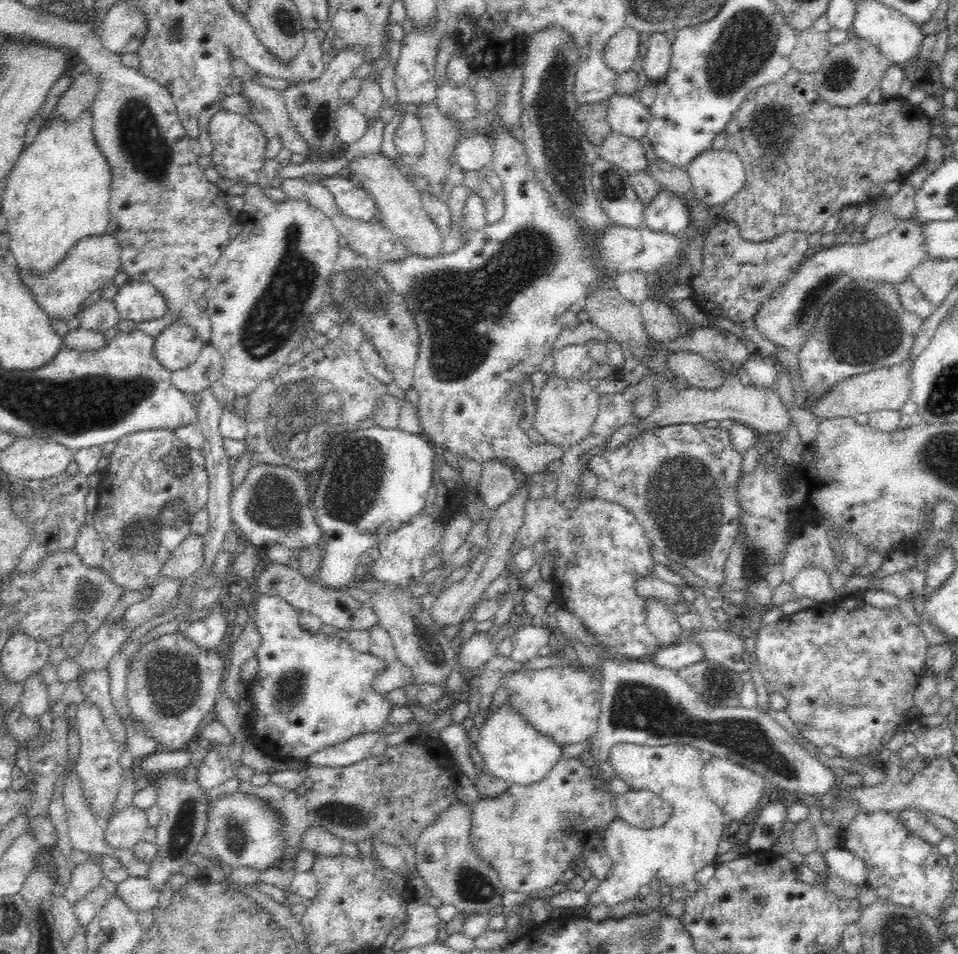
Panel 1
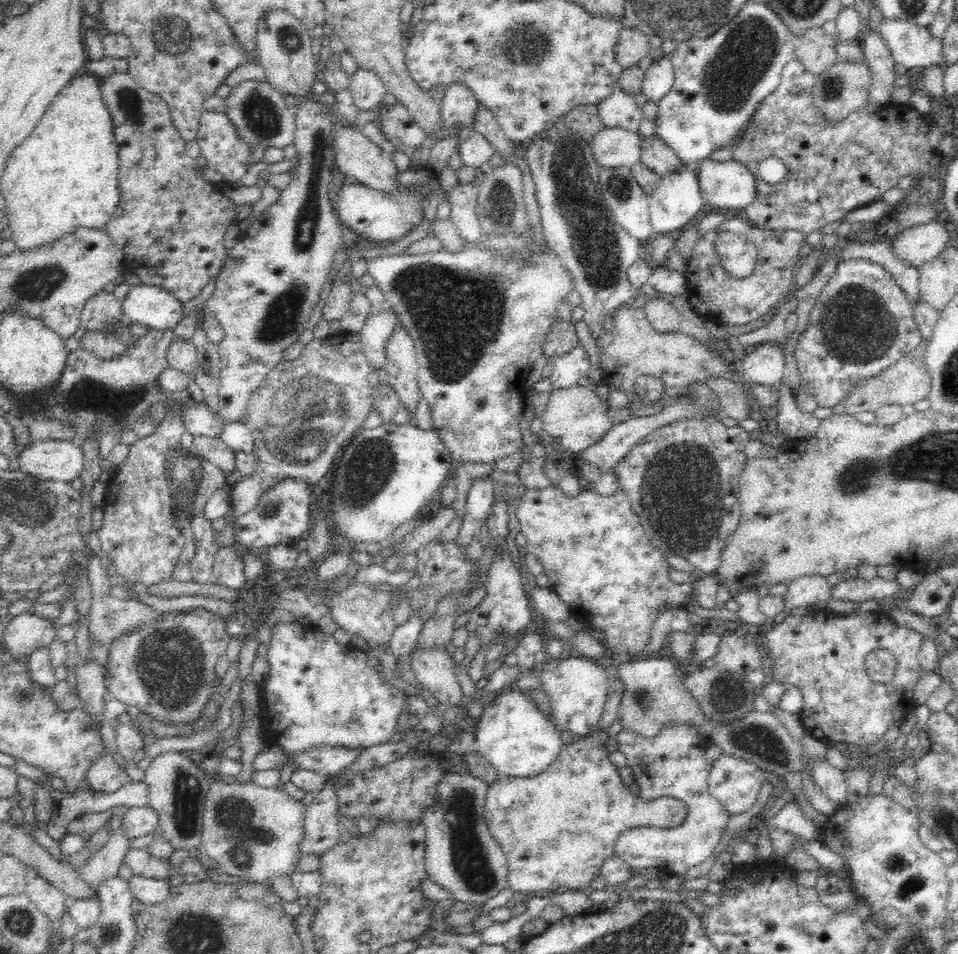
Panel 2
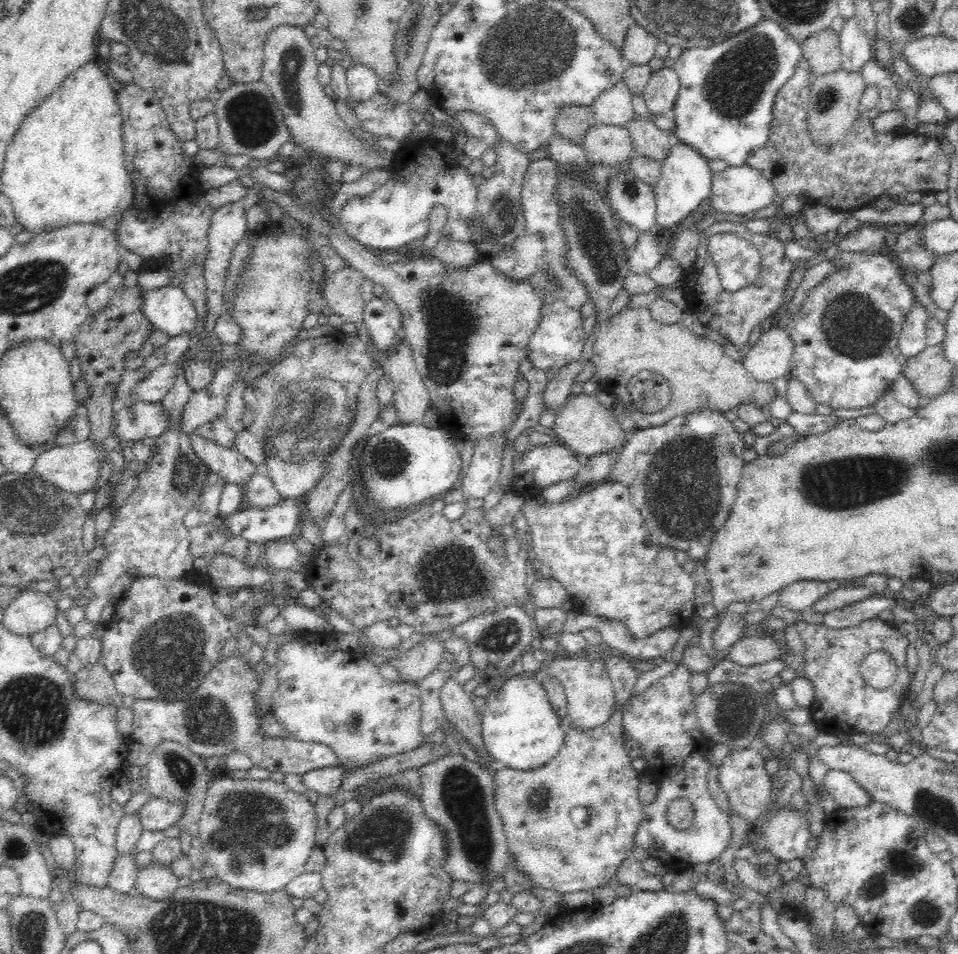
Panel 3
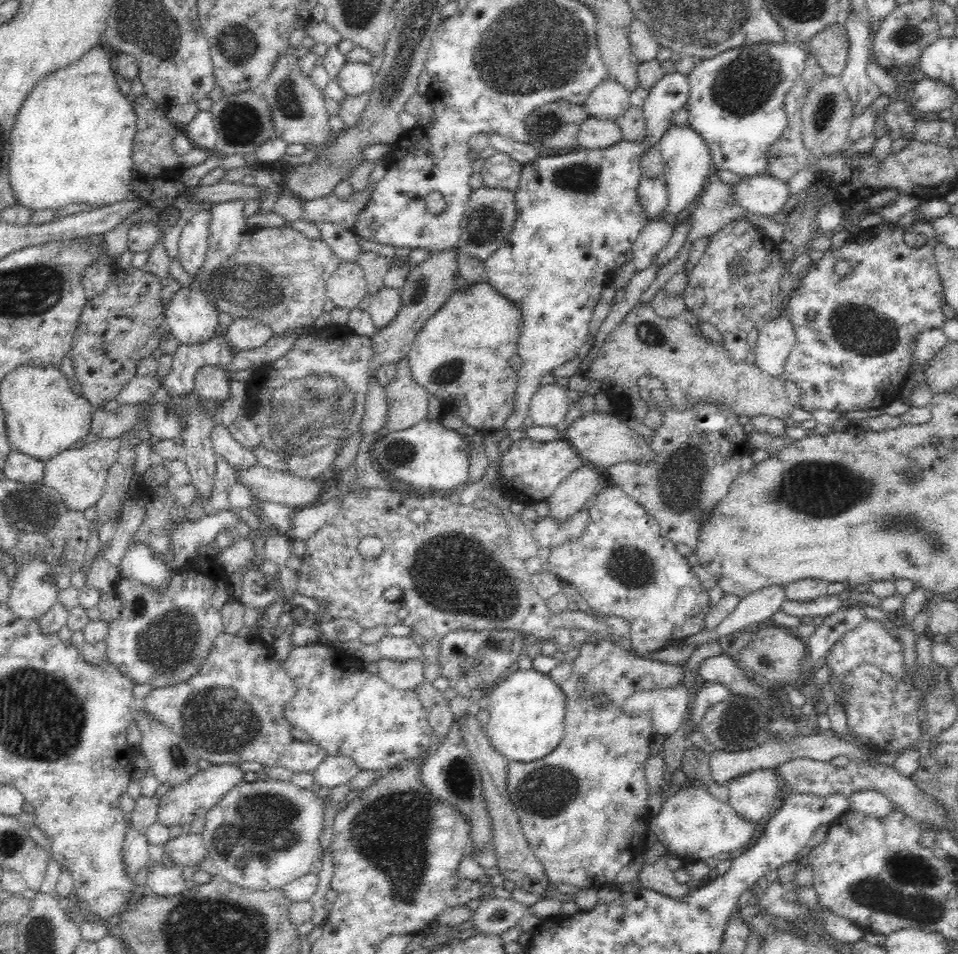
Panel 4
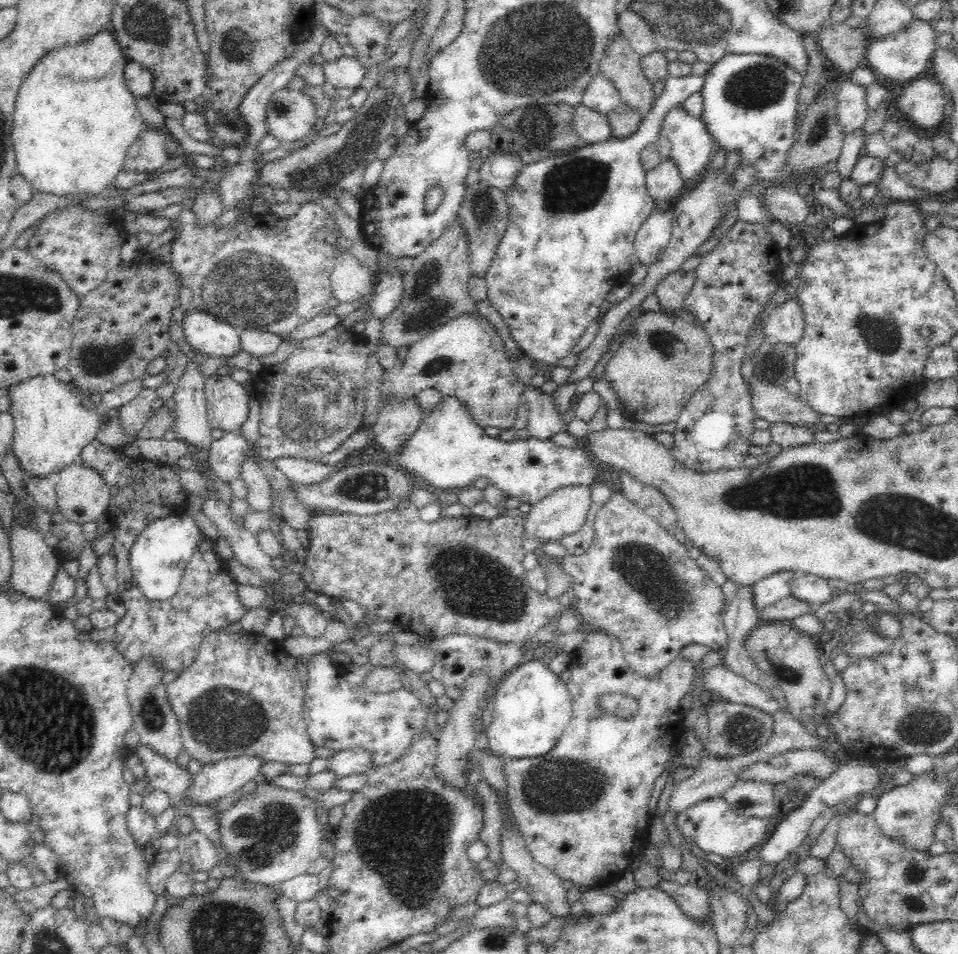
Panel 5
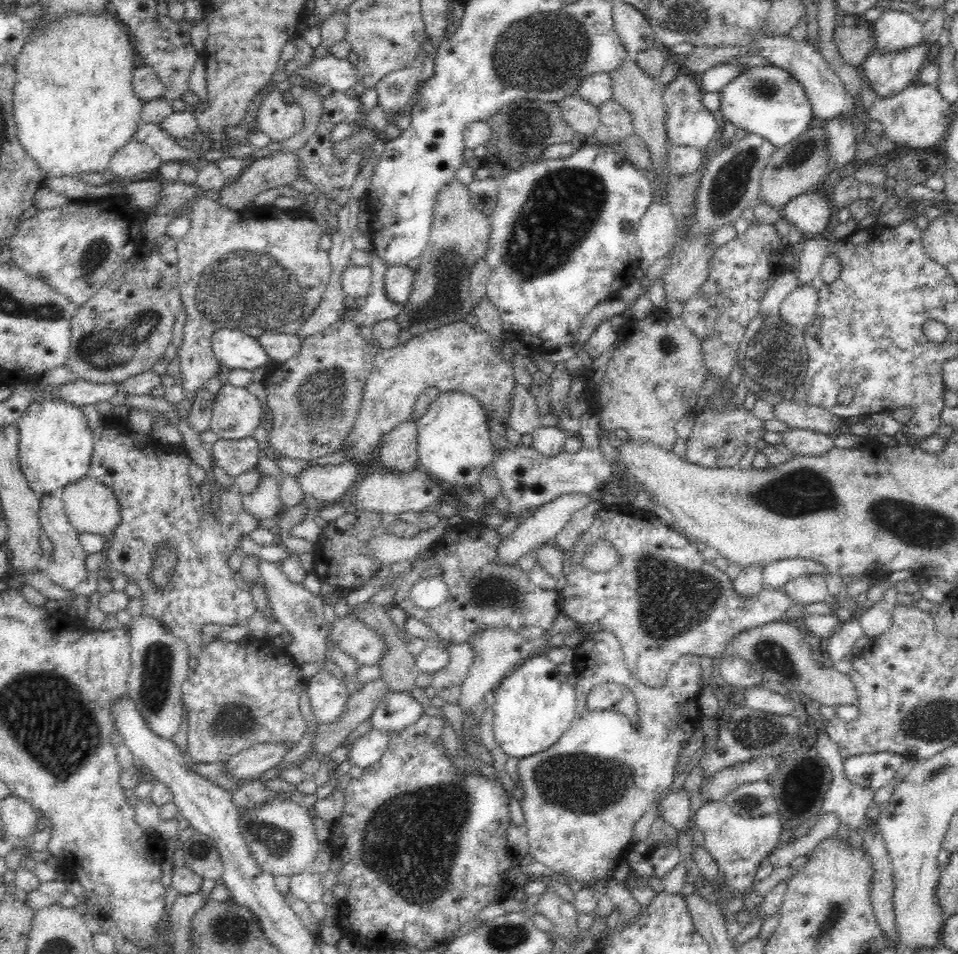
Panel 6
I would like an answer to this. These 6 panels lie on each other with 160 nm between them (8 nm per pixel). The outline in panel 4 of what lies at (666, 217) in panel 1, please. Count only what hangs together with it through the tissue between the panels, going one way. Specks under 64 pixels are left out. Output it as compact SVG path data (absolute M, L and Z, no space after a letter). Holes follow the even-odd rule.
M688 124L681 126L670 125L657 146L661 149L663 180L666 182L668 192L665 210L668 215L676 217L704 192L704 188L714 171L710 151L704 139Z

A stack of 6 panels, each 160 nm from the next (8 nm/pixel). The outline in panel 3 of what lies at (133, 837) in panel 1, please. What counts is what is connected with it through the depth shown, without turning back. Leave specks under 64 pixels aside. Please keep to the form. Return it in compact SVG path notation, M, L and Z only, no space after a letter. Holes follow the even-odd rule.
M150 799L135 813L144 831L163 831L169 826L176 825L182 816L184 805L180 801L165 801Z

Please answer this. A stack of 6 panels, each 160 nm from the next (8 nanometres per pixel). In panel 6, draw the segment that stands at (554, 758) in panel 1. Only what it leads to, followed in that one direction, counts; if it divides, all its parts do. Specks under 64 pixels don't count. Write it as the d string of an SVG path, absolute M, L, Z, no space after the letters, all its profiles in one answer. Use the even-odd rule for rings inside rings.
M535 653L523 661L500 682L493 693L496 701L490 710L494 715L495 746L507 756L521 759L550 748L570 728L575 718L577 698L574 686L544 653Z

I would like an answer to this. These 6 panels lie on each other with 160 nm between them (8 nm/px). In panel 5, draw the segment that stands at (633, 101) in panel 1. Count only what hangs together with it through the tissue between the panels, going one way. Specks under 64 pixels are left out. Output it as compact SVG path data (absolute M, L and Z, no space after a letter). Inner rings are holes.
M599 72L586 87L581 104L593 111L608 114L623 102L614 83Z

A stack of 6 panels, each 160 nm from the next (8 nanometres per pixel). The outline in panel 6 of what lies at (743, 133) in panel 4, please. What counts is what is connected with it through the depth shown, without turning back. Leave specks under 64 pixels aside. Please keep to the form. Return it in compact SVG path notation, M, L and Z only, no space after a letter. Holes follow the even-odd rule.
M774 64L744 66L734 80L724 84L716 92L719 95L717 111L721 113L724 122L731 123L747 134L768 139L768 142L774 145L774 150L796 140L815 120L810 101L800 81Z

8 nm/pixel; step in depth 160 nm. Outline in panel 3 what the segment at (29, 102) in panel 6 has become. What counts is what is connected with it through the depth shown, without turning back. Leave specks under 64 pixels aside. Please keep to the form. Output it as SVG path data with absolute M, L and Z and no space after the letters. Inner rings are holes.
M98 59L88 61L84 66L77 68L62 84L46 99L44 104L40 104L40 108L36 108L34 112L29 112L29 115L23 120L23 123L18 128L16 136L12 138L8 152L5 156L5 164L1 175L2 193L4 194L13 207L16 223L22 225L24 231L30 232L38 236L45 232L50 232L64 226L76 223L97 223L104 222L106 219L118 217L122 211L126 211L134 199L134 184L130 180L126 166L124 145L122 142L122 117L120 117L120 109L118 101L116 101L116 84L113 82L110 75L101 66Z

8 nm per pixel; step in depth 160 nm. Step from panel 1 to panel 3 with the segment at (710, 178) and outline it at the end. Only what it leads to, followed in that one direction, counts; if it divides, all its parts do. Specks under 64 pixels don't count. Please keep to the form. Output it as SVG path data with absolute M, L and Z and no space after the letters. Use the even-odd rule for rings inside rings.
M750 166L730 167L711 179L712 208L719 213L750 215L773 204L774 186Z

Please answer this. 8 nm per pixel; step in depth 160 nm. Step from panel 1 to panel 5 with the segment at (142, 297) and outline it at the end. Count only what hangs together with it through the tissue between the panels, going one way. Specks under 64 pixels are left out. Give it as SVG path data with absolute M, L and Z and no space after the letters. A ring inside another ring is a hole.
M190 306L181 326L188 344L198 352L222 358L241 351L238 330L212 314Z

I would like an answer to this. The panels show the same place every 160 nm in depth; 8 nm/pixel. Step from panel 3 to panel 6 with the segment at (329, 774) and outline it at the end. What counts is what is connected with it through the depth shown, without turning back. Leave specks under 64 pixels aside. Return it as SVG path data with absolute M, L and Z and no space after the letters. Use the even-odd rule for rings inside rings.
M370 730L355 739L348 748L347 760L352 767L360 767L363 770L371 767L386 750L390 740L388 734L378 730Z

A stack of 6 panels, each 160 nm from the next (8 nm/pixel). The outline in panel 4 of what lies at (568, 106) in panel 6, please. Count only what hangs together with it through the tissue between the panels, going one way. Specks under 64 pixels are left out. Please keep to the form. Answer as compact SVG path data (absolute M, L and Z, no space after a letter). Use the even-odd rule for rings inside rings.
M588 117L579 128L579 148L596 150L611 147L623 138L616 121Z

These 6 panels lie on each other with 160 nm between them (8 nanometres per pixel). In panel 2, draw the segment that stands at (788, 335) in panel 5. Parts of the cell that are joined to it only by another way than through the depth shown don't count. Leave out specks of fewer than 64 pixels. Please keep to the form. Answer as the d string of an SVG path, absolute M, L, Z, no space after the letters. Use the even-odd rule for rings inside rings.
M759 344L740 356L743 380L764 386L778 386L782 382L786 356L780 345Z

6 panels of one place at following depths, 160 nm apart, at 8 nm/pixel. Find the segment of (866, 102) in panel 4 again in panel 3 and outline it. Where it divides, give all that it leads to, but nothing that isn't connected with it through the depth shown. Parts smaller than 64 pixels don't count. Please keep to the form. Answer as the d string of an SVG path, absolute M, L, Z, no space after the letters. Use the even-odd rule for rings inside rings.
M855 17L845 19L842 28L838 32L841 50L841 68L859 72L860 68L874 56L874 43L862 30Z

